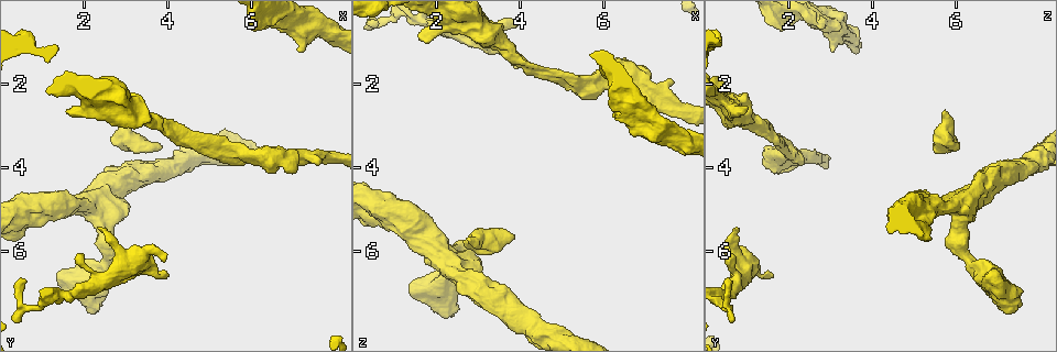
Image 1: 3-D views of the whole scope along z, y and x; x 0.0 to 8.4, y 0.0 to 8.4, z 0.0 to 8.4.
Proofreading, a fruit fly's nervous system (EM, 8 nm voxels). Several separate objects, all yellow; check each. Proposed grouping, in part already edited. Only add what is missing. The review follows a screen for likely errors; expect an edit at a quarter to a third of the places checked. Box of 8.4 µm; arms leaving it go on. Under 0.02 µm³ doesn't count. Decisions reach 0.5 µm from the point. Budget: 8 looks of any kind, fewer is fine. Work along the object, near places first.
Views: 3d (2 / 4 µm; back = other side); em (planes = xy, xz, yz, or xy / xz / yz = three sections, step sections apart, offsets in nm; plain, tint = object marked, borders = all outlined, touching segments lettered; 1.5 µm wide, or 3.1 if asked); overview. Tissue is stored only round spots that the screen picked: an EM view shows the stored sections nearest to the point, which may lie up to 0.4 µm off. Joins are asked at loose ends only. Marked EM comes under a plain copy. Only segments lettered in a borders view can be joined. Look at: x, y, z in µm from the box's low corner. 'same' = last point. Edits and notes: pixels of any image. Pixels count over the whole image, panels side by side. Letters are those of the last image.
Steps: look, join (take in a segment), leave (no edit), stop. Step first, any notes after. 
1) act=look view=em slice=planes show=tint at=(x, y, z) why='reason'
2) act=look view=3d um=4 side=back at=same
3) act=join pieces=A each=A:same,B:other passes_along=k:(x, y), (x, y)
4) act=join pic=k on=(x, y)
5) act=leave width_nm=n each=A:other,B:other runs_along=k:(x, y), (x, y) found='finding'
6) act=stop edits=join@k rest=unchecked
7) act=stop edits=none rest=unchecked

act=look view=3d um=4 at=(2.30, 7.45, 7.35)

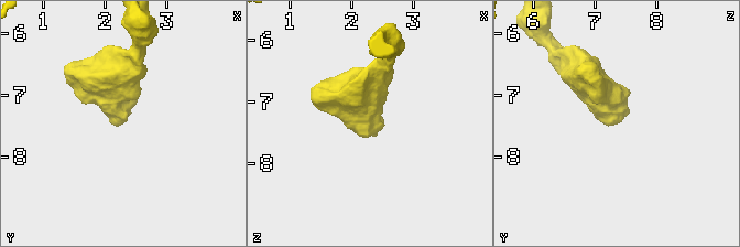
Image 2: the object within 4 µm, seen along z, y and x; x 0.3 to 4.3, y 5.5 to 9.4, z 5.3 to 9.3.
act=look view=em slice=xz step=8 show=borders at=(2.30, 7.45, 7.35) why='shape alone is not enough'

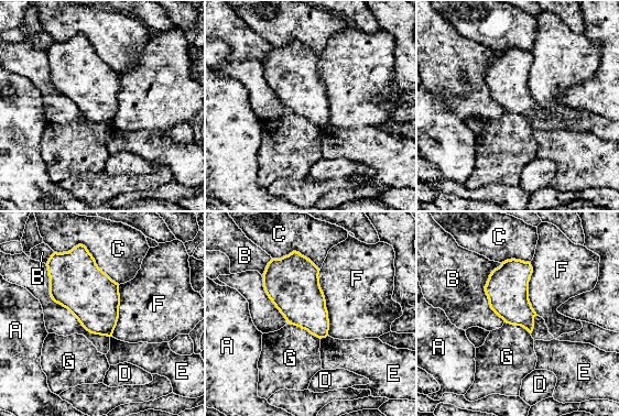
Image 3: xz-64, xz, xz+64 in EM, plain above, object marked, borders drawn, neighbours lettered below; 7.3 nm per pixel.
act=leave width_nm=260 each=A:other,B:other,C:other,D:other,E:other,F:other,G:other found='no lettered segment goes on from it'

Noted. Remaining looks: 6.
act=look view=em slice=xz step=8 show=borders at=(6.00, 0.70, 1.65) why='an open end'

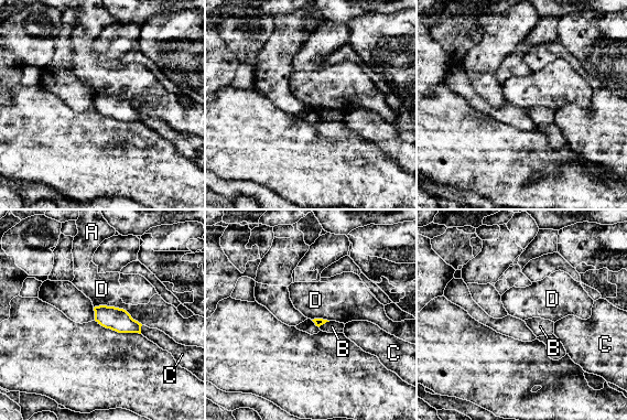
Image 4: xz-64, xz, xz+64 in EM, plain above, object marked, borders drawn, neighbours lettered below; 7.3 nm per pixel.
act=look view=em slice=planes show=borders at=same

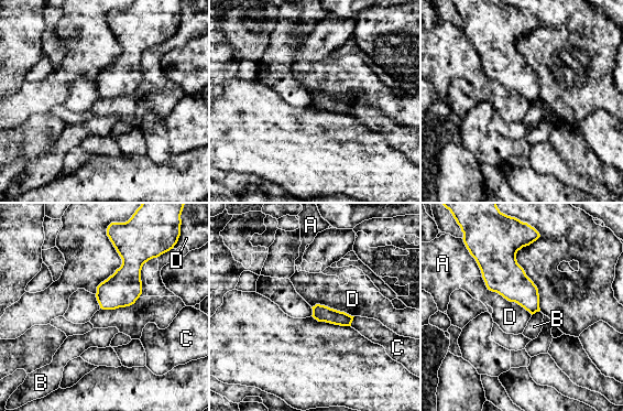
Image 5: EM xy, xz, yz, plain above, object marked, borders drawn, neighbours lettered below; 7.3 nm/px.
act=leave longest_contact=D:480nm each=A:other,B:other,C:other,D:other found='none of them fits'

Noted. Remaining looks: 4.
act=look view=3d um=4 at=(2.35, 5.45, 0.80)

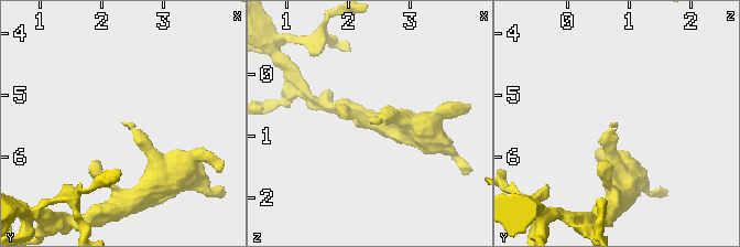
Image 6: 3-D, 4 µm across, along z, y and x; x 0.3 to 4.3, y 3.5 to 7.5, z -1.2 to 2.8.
act=look view=em slice=planes show=borders at=(2.30, 5.45, 0.80)

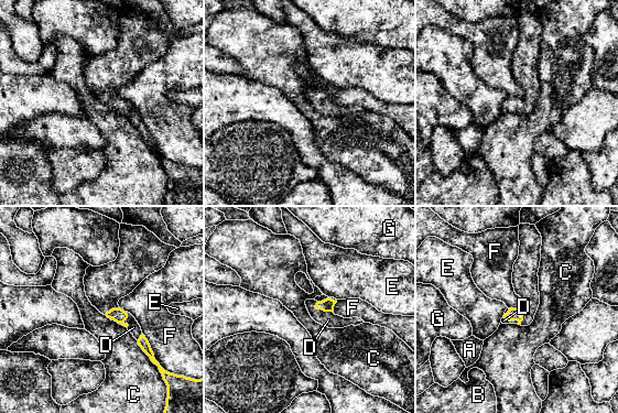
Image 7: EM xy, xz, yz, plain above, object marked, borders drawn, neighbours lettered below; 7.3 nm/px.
act=join pieces=D each=A:other,B:other,C:other,D:same,E:other,F:other,G:other passes_along=7:(327, 305), (323, 310), (328, 319) found='the neuron continues'

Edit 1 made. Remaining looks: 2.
act=stop edits=join@7 rest=unchecked

